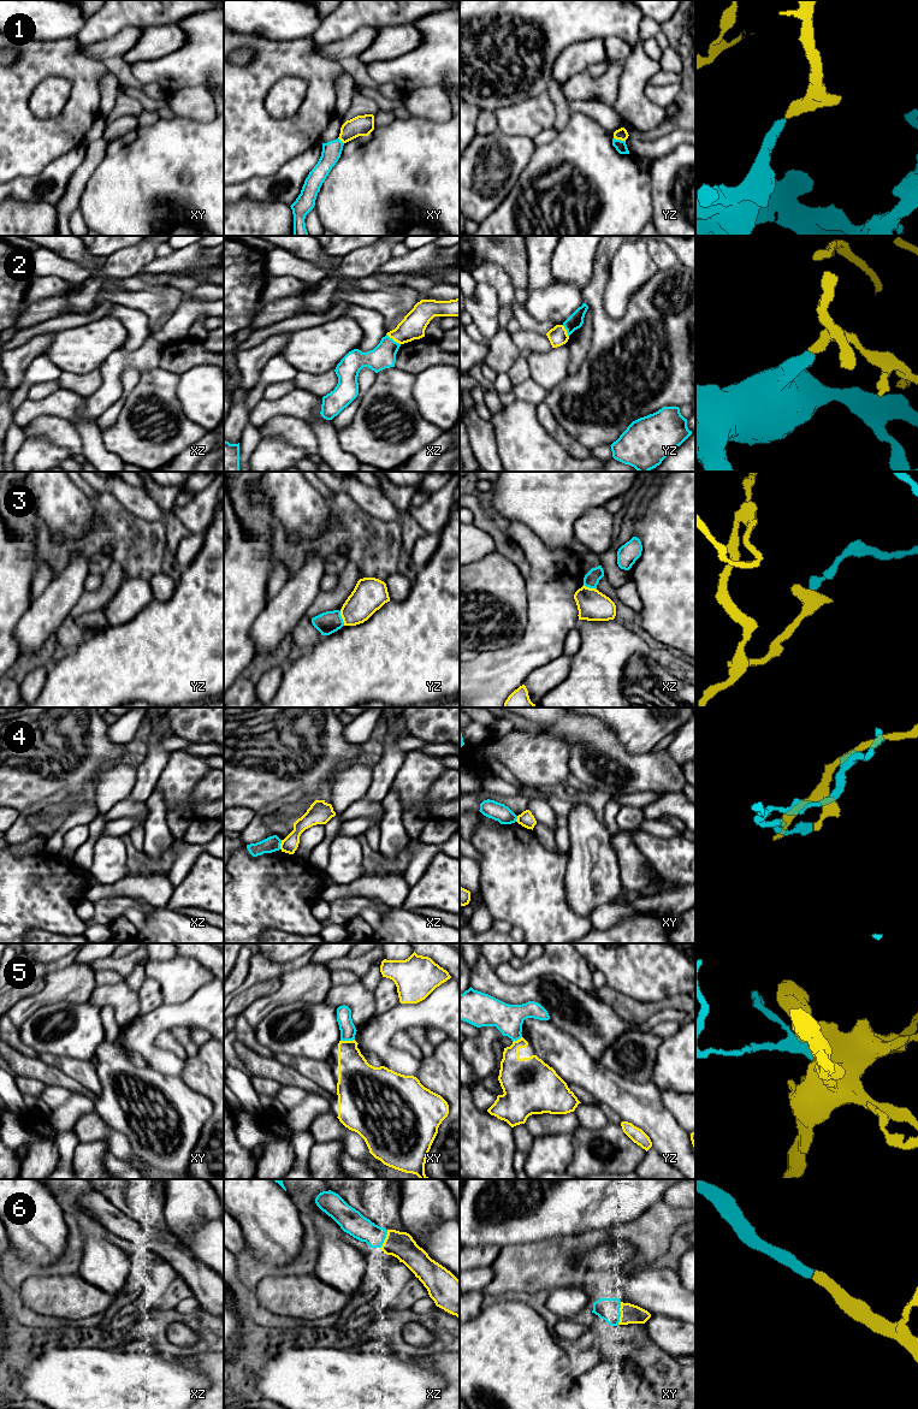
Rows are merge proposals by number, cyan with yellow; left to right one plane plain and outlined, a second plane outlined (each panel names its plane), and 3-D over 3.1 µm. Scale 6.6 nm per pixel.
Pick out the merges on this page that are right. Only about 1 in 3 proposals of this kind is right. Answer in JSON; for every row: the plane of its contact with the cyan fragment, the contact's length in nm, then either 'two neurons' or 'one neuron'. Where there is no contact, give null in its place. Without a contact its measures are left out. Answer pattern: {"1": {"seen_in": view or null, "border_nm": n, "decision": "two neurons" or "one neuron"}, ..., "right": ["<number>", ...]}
{"1": {"seen_in": "yz", "border_nm": 90, "decision": "two neurons"}, "2": {"seen_in": "xz", "border_nm": 120, "decision": "two neurons"}, "3": {"seen_in": "yz", "border_nm": 100, "decision": "two neurons"}, "4": {"seen_in": "xz", "border_nm": 70, "decision": "two neurons"}, "5": {"seen_in": "xy", "border_nm": 100, "decision": "two neurons"}, "6": {"seen_in": "xy", "border_nm": 150, "decision": "one neuron"}, "right": ["6"]}

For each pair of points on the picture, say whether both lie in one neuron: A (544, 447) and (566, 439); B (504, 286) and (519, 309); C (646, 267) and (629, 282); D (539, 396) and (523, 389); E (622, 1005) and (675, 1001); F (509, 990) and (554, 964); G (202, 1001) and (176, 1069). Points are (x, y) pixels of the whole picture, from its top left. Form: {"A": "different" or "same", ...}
{"A": "different", "B": "same", "C": "same", "D": "same", "E": "same", "F": "different", "G": "same"}

